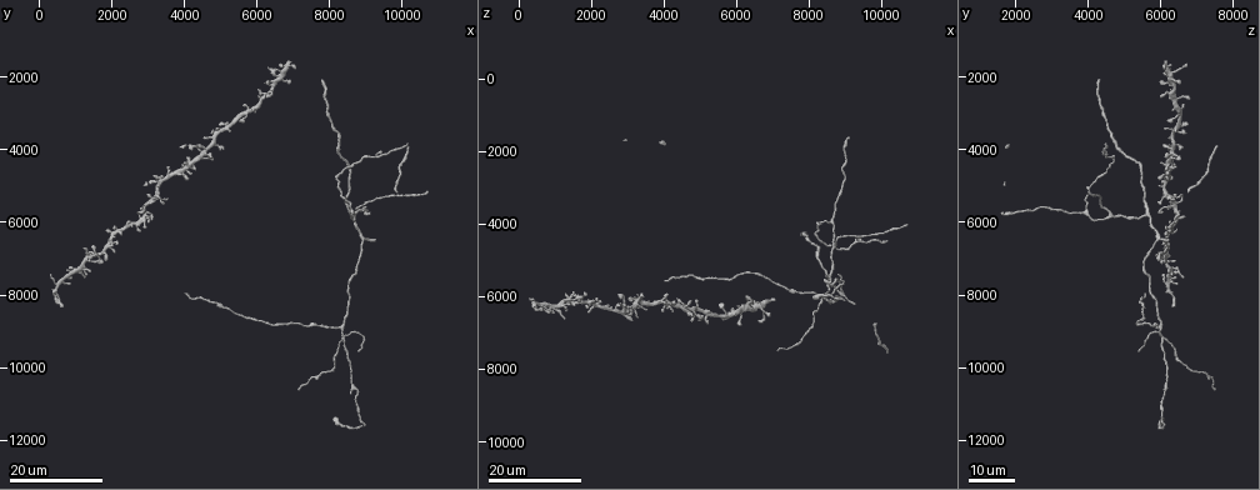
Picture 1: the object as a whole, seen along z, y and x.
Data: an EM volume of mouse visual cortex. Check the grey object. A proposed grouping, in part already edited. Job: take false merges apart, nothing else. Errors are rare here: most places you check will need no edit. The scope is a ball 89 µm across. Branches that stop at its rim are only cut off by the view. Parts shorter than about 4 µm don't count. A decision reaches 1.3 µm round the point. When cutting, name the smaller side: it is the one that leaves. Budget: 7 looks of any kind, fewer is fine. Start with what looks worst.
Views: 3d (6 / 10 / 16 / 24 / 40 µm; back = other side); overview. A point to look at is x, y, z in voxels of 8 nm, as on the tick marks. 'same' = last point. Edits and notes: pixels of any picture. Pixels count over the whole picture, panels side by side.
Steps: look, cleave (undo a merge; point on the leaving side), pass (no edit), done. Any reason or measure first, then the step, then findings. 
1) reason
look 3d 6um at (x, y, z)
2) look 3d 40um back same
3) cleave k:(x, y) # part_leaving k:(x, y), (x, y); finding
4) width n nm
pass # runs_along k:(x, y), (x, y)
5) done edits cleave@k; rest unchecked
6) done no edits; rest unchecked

four or more arms meet
look 3d 16um at (8400, 9200, 6100)

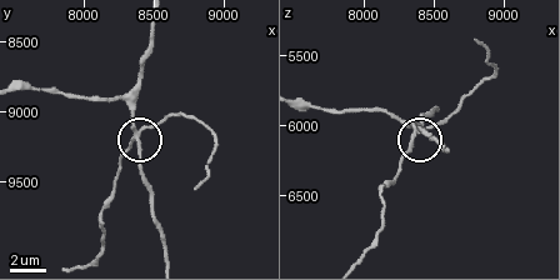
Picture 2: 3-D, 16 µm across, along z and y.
look 3d 10um at (8360, 9180, 6060)

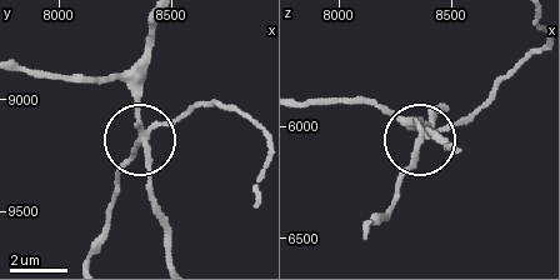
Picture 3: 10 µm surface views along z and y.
arms 4
cleave 3:(124, 163) # two neurons meet here

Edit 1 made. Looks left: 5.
look overview

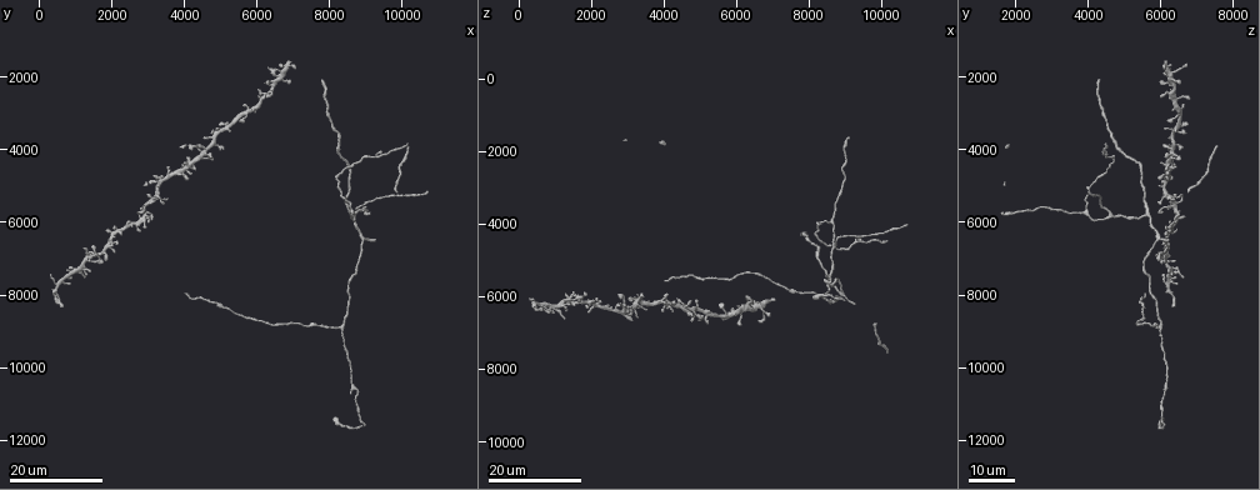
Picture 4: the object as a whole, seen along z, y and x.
thin arm on a thick one
look 3d 16um at (3300, 5300, 6100)

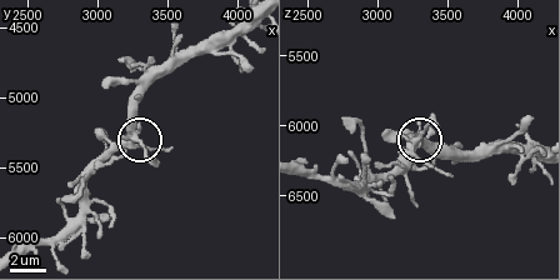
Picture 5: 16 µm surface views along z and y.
look 3d 10um at (3280, 5300, 6100)

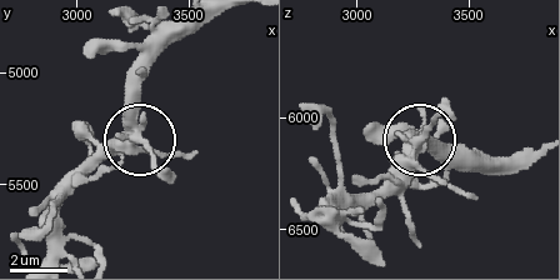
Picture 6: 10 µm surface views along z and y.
side_arm 37 um
pass # runs_along 6:(483, 156), (454, 156), (419, 143), (419, 164), (466, 193); continuous, no second neuron

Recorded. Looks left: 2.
branch point
look 3d 24um at (8800, 6400, 5900)

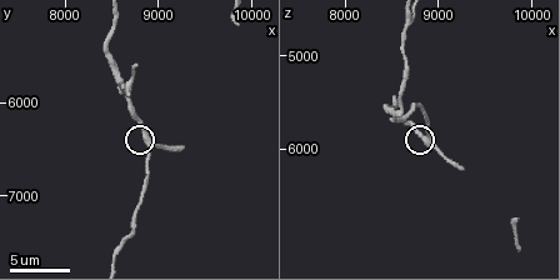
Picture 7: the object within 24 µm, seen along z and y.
look 3d 10um at (8900, 6500, 5900)

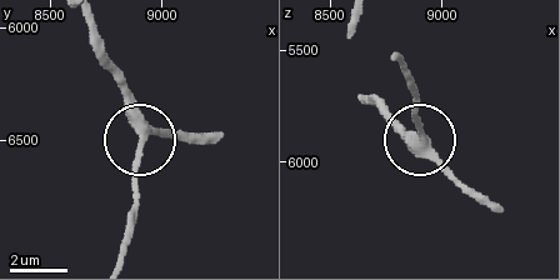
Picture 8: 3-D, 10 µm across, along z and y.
pass # runs_along 8:(86, 20), (96, 55), (123, 91), (139, 139), (204, 135); continuous, no second neuron

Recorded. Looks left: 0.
done edits cleave@3; rest unchecked

